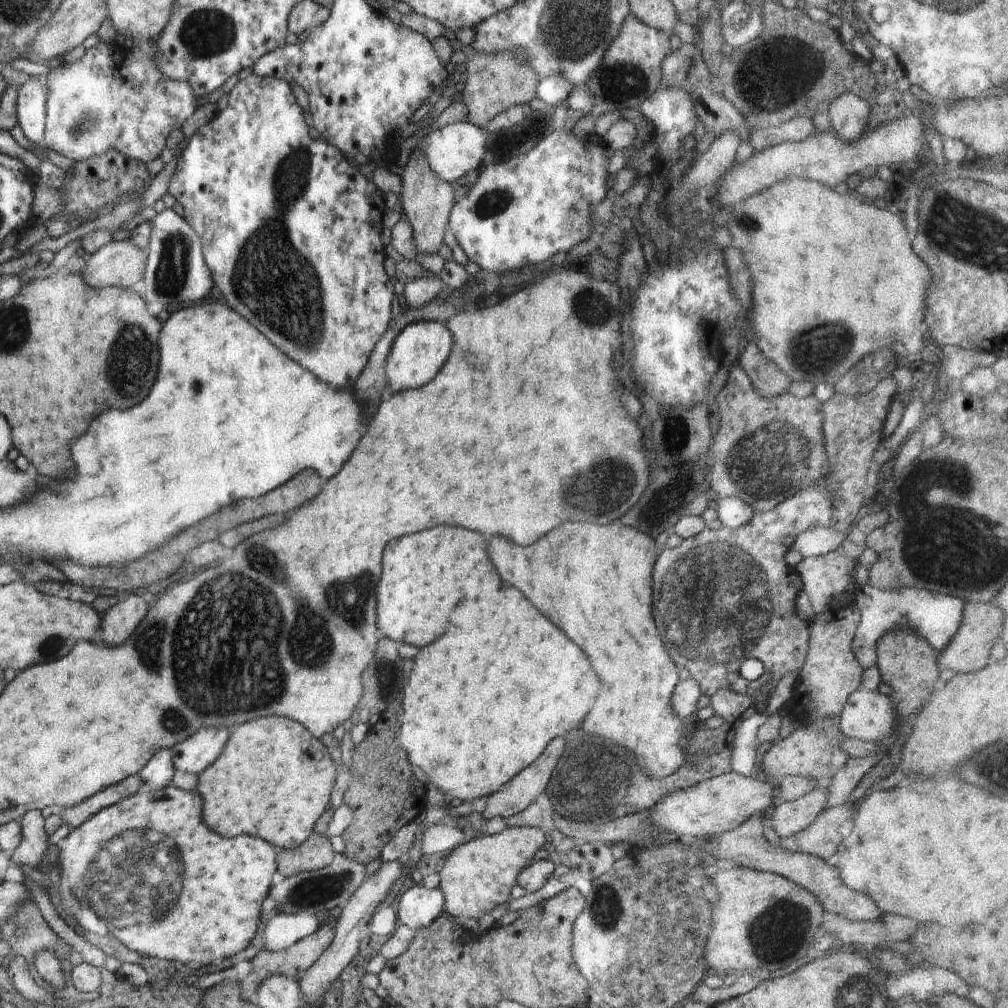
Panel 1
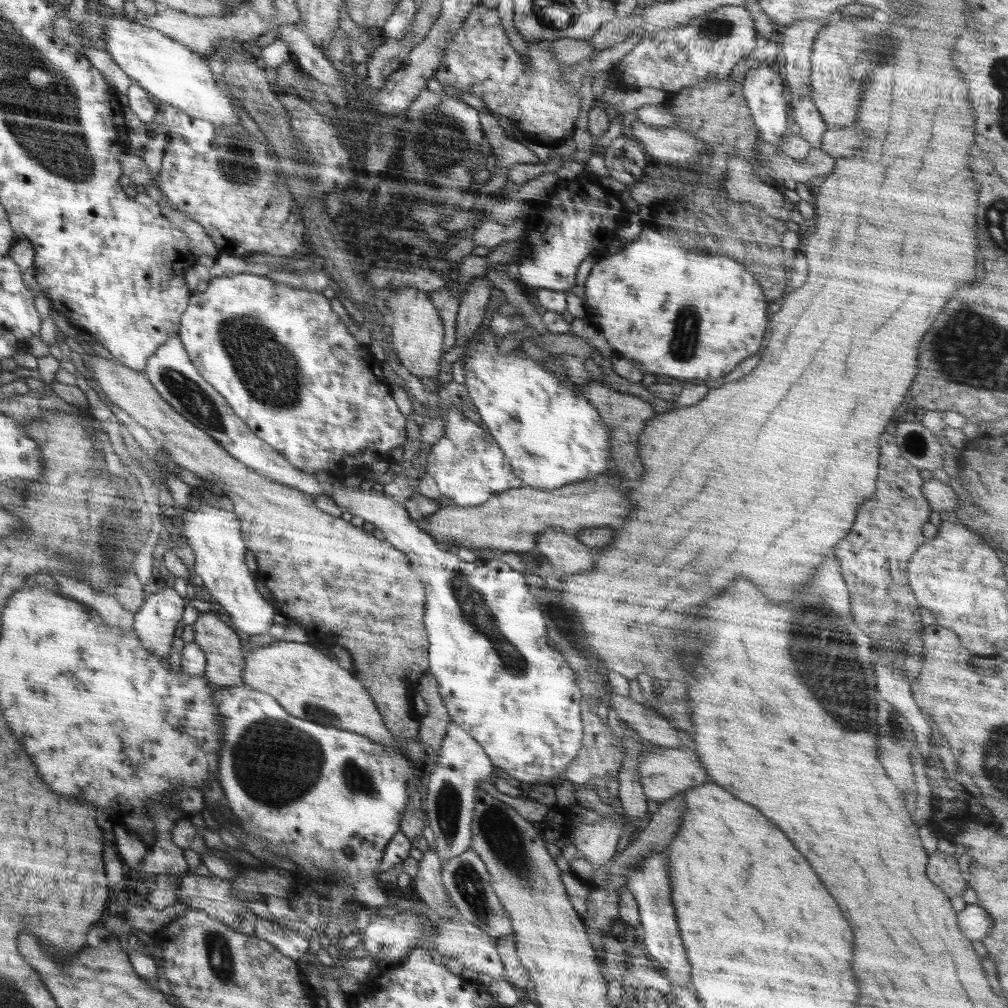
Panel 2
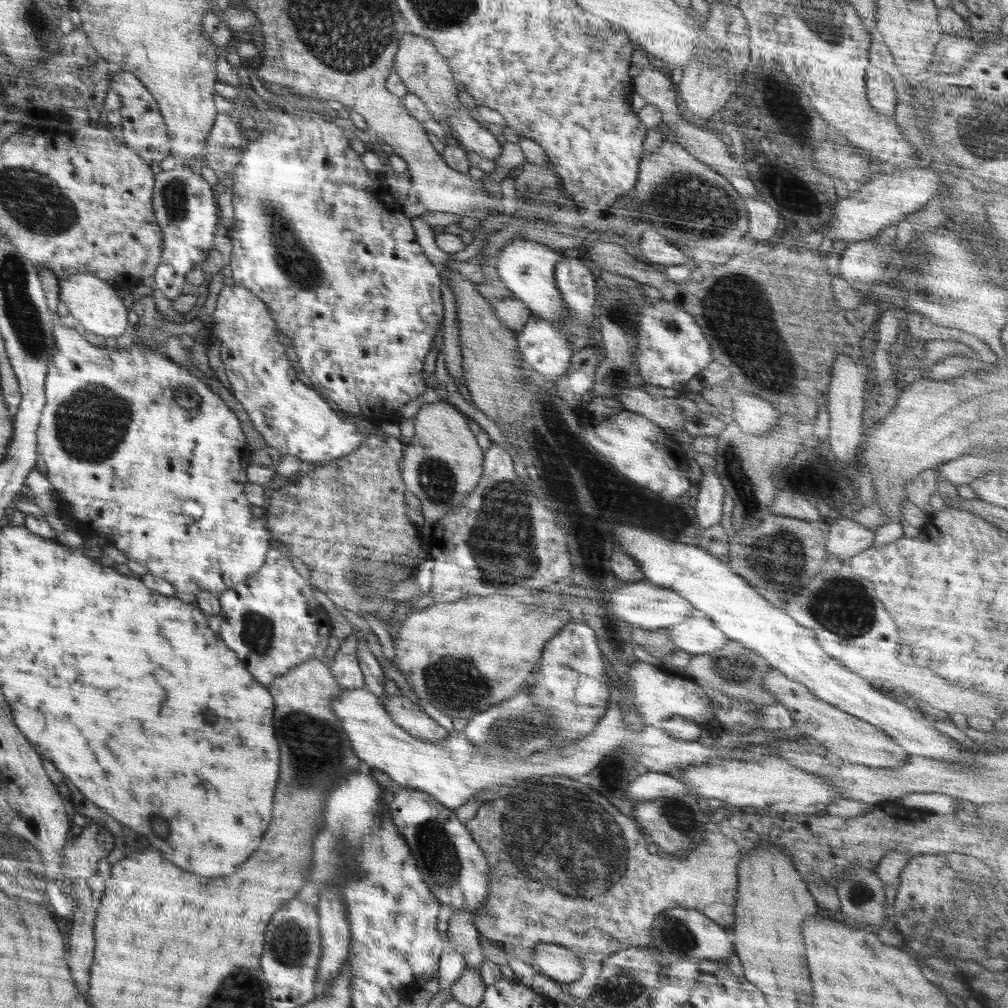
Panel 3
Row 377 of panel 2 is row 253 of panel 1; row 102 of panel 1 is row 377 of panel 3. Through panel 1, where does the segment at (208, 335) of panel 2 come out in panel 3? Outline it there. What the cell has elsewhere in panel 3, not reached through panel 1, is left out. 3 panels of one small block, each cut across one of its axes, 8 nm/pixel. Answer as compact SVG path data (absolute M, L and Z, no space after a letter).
M225 285L218 294L212 318L210 334L212 338L218 338L220 341L220 358L234 396L244 407L253 427L264 437L268 447L276 448L284 457L296 457L311 466L346 457L363 443L366 435L370 433L348 421L346 416L339 417L333 404L296 377L298 369L288 360L286 348L278 341L275 320L264 301L245 286Z

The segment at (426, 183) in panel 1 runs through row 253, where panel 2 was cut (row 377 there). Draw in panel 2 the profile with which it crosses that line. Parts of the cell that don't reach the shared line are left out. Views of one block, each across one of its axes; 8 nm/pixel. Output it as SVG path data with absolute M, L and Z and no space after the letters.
M402 286L402 288L394 289L394 292L386 298L386 306L391 314L389 319L391 320L393 346L404 368L417 377L438 376L444 342L444 326L428 293L418 290L416 286Z

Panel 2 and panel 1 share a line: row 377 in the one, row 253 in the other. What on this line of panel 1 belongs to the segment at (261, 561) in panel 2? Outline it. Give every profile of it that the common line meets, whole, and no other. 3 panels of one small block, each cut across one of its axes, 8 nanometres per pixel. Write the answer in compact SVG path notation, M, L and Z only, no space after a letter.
M129 239L121 241L111 241L104 244L97 252L86 261L84 270L80 273L84 276L84 282L90 286L96 286L96 290L108 287L122 287L132 289L132 286L142 281L147 274L149 255L146 251L140 250L134 242Z

